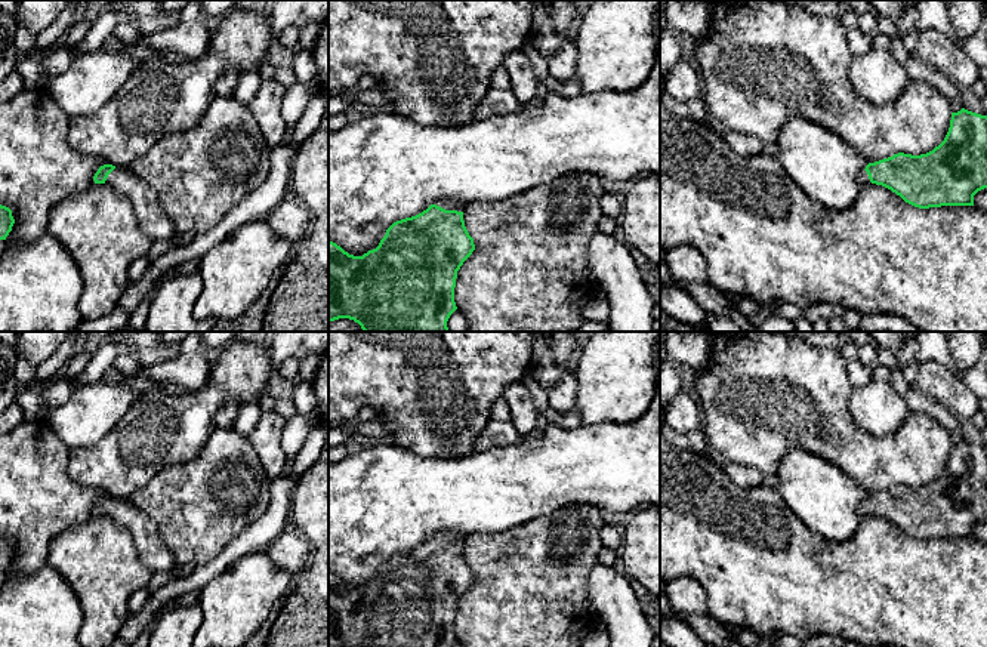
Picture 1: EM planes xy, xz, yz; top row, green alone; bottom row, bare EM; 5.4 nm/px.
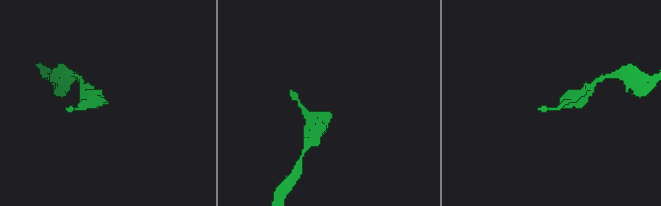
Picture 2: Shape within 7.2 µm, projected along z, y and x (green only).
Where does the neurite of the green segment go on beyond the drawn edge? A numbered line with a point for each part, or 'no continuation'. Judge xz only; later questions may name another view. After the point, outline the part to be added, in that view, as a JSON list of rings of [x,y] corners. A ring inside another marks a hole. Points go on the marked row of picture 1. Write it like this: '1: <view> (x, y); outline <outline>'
1: xz (450, 203); outline [[[447,198],[447,200],[439,200],[435,201],[434,204],[445,209],[445,210],[457,210],[457,212],[463,212],[463,209],[466,207],[466,201],[457,200],[457,198]]]

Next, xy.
1: xy (154, 221); outline [[[115,167],[107,185],[124,192],[139,219],[142,231],[152,240],[167,240],[176,232],[172,219],[161,206],[157,192],[130,169]]]

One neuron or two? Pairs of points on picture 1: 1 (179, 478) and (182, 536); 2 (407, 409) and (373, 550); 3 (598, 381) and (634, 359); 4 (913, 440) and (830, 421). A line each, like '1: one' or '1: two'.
1: one
2: two
3: one
4: one

